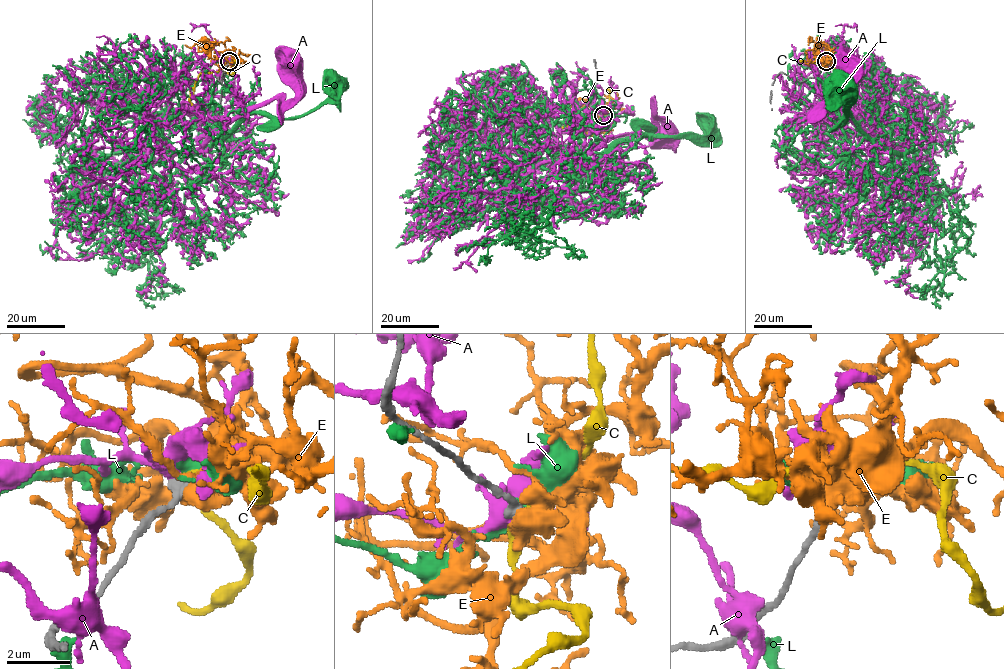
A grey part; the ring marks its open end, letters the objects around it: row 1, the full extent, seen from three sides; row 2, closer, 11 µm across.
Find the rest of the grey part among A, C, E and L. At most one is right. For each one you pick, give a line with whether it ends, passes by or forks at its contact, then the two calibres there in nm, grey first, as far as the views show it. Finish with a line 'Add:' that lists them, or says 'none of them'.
Add: none of them

